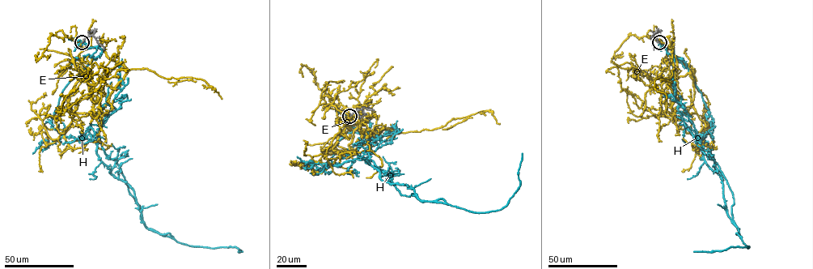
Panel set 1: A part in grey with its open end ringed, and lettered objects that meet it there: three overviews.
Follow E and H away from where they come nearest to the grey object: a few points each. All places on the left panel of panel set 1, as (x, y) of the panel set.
E: (82, 43), (126, 70), (107, 102), (77, 113), (65, 134), (74, 148), (88, 142), (112, 146), (97, 146)
H: (82, 43), (100, 53), (61, 93), (52, 125), (101, 144), (148, 228), (191, 245), (243, 251)

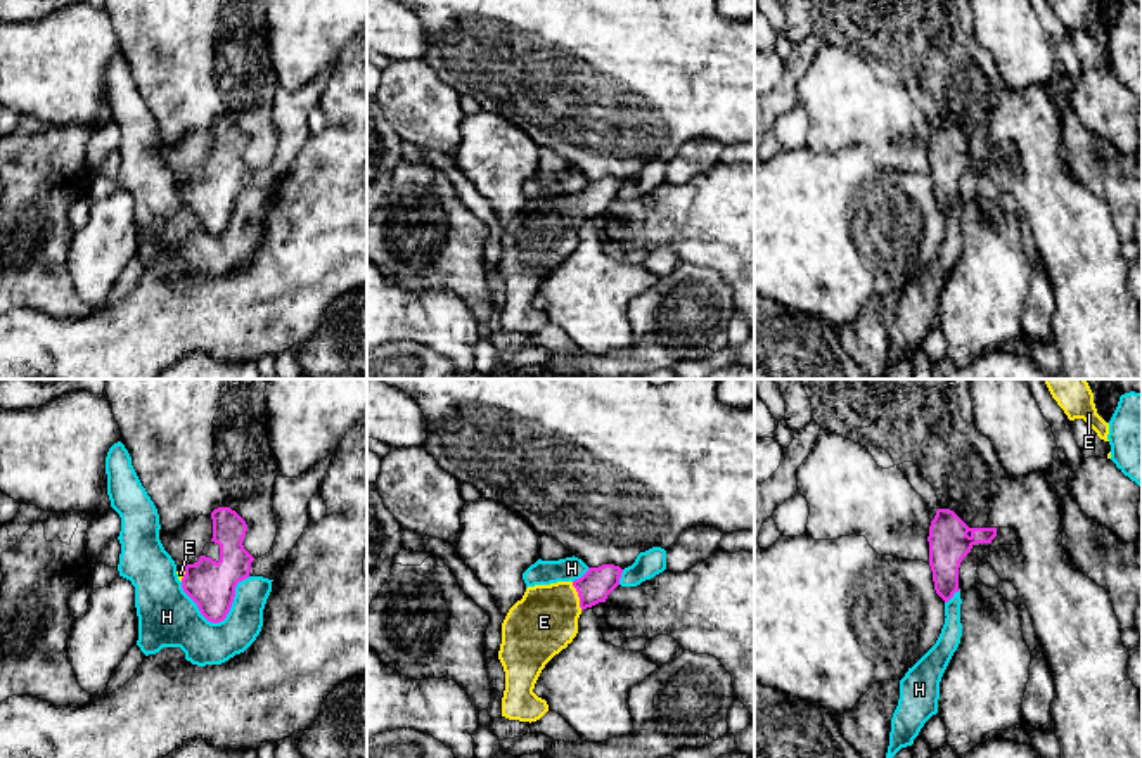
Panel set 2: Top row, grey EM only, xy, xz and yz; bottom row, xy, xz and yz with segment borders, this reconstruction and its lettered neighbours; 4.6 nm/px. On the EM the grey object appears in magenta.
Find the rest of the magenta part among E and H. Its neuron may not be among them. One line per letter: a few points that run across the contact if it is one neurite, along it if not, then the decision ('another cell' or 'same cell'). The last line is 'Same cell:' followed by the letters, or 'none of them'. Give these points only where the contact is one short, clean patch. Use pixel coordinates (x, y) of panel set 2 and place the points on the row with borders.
E: xz (594, 587), (578, 596), (566, 599), (544, 622) | same cell
H: another cell
Same cell: E

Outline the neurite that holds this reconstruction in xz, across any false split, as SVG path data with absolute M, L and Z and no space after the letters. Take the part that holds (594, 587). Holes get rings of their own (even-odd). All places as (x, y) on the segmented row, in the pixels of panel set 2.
M602 564L574 581L528 587L509 609L498 651L505 671L502 716L531 723L549 711L533 692L542 670L573 642L581 611L606 602L621 573L619 566Z

